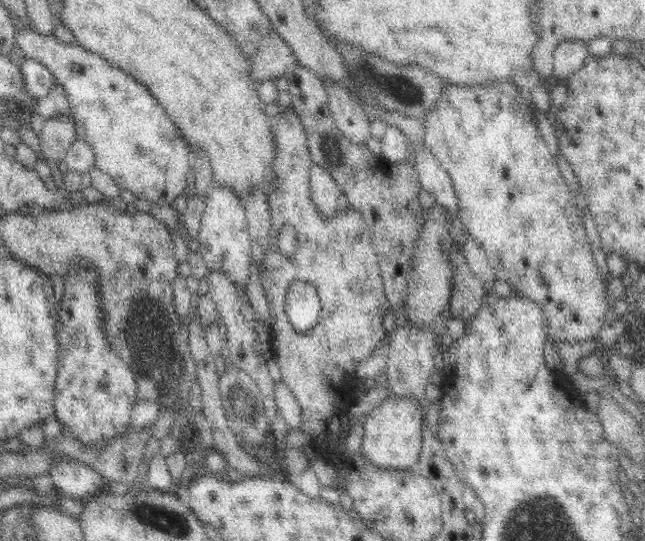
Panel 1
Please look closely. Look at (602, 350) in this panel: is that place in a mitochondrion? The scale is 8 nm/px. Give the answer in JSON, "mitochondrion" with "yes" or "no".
{"mitochondrion":"no"}

